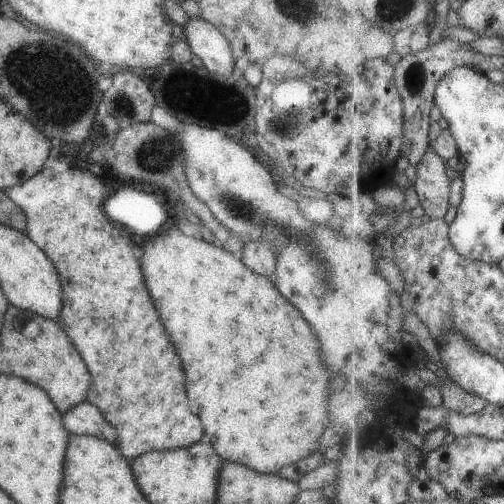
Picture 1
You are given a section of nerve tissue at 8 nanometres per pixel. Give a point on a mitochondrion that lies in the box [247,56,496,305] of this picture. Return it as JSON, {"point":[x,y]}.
{"point":[414,82]}

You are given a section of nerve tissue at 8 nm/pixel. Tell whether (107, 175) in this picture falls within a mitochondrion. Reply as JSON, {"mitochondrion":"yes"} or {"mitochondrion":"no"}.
{"mitochondrion":"no"}

